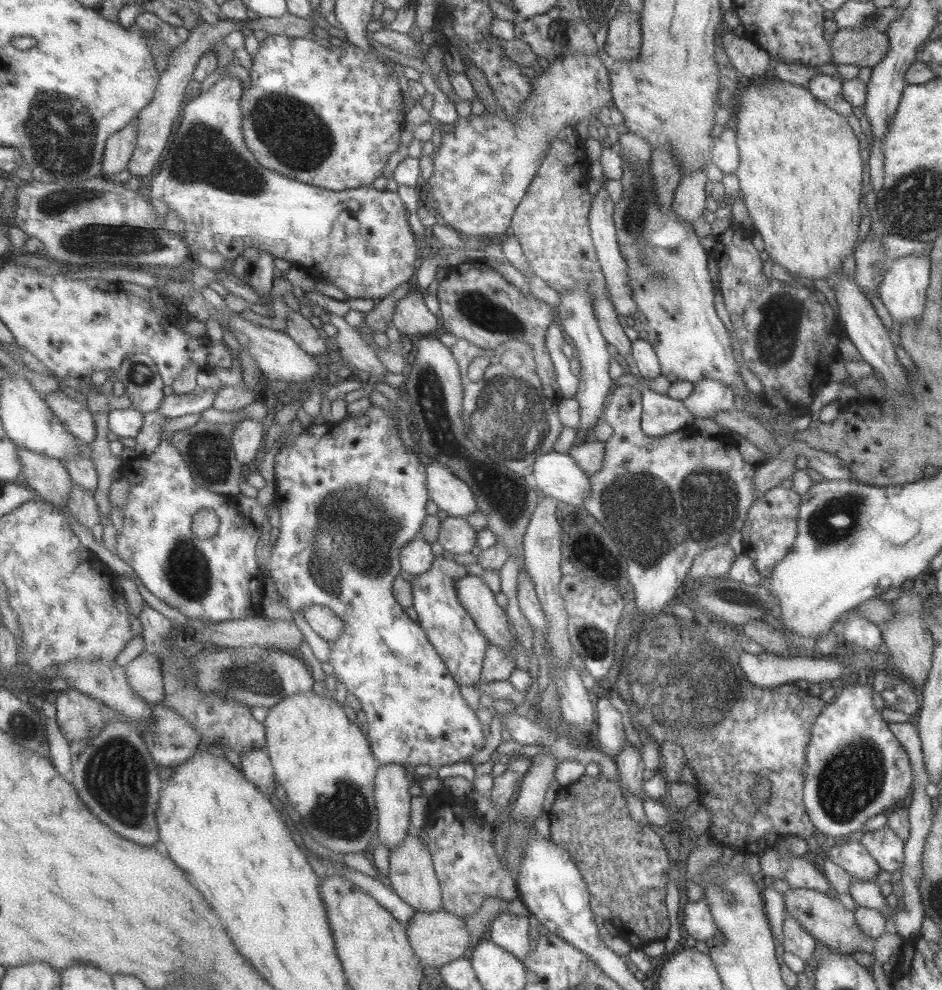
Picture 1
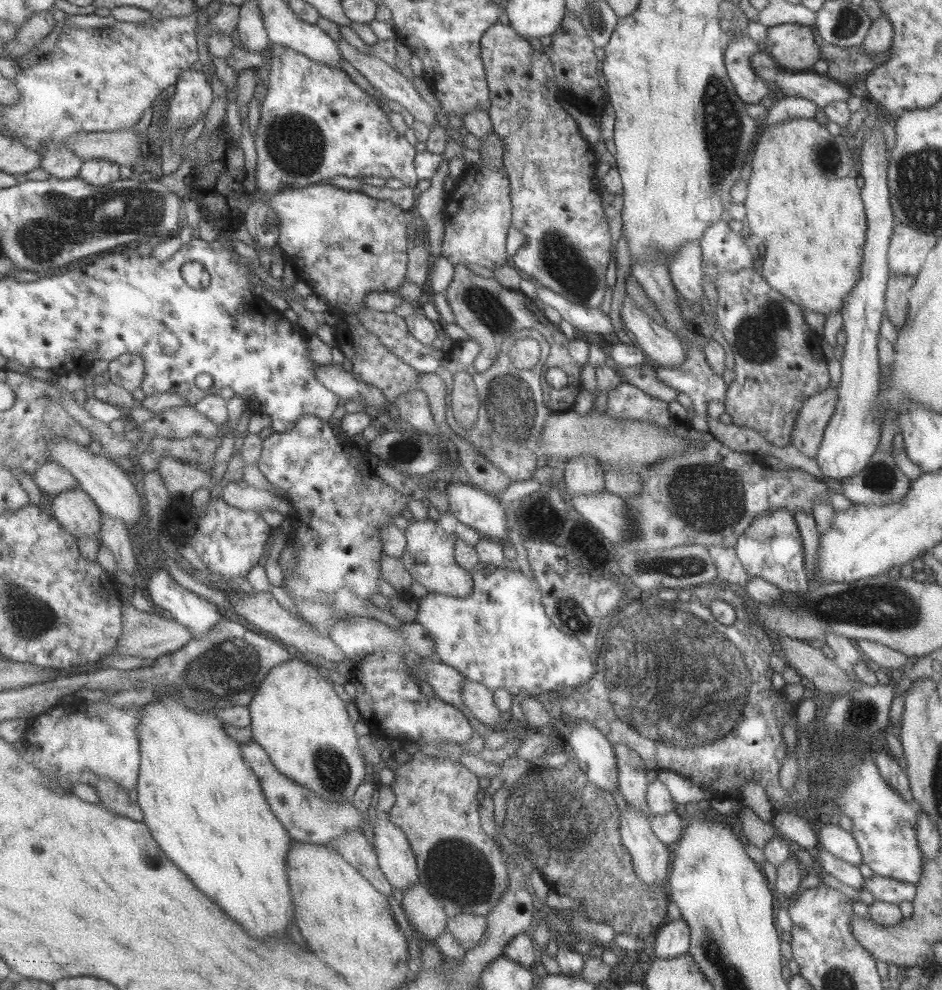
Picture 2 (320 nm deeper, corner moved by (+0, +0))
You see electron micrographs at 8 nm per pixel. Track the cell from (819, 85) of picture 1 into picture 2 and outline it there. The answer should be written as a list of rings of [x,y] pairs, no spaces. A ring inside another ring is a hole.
[[[797,96],[778,98],[766,109],[763,126],[779,124],[789,119],[813,119],[815,110],[817,110],[816,104],[806,98]]]

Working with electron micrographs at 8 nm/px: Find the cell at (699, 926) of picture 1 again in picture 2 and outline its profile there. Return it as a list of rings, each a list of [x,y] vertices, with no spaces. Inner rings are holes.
[[[681,918],[669,921],[652,935],[652,942],[655,958],[676,958],[688,953],[689,928]]]

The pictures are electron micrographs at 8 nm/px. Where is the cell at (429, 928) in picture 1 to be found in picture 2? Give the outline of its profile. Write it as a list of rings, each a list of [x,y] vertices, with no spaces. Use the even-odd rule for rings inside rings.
[[[465,914],[455,917],[455,919],[449,918],[445,933],[451,932],[466,951],[469,951],[475,949],[483,941],[488,927],[487,917]]]

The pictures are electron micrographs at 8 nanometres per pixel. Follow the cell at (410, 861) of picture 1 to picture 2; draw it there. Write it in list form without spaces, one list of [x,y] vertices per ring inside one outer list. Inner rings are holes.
[[[419,883],[403,894],[403,910],[412,929],[432,940],[445,934],[450,917],[425,885]]]

